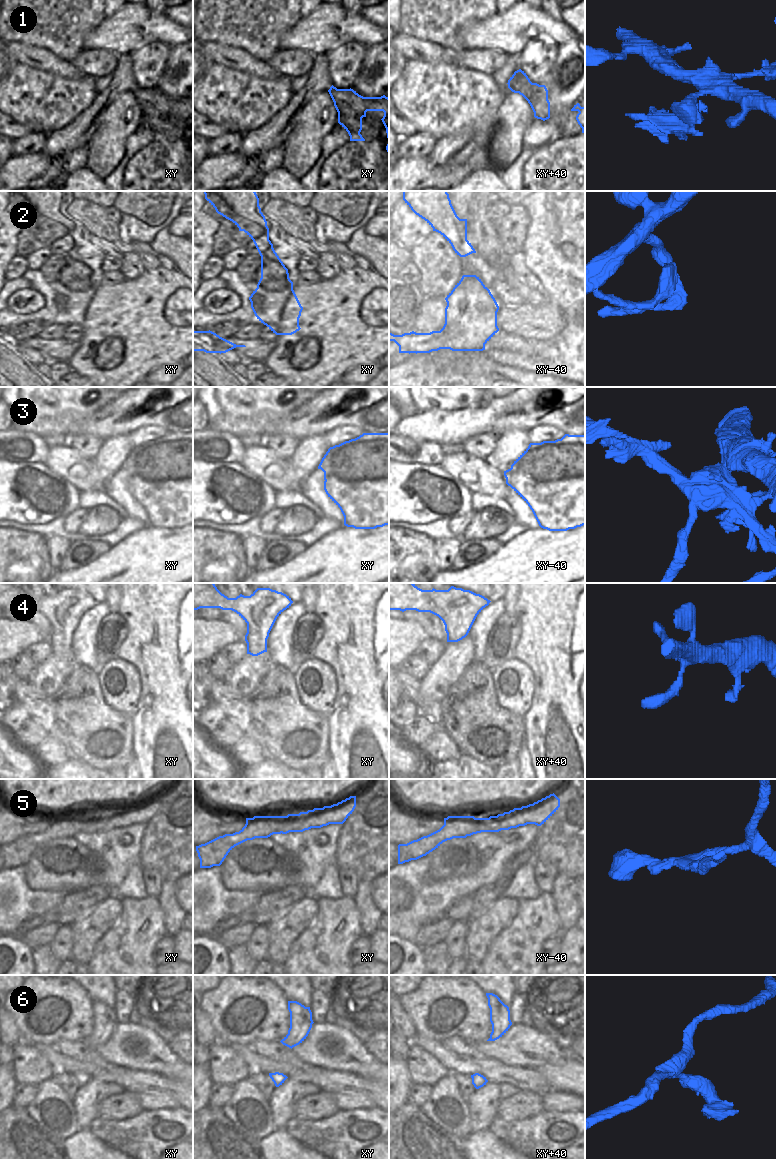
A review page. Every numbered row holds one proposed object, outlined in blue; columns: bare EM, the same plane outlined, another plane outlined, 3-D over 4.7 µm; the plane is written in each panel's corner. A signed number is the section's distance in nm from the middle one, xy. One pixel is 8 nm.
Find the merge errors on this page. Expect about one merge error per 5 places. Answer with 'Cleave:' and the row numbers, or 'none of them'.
Cleave: 1, 3, 5

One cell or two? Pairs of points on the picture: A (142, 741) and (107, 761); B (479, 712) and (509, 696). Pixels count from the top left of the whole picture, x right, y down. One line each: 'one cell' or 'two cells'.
A: two cells
B: two cells

